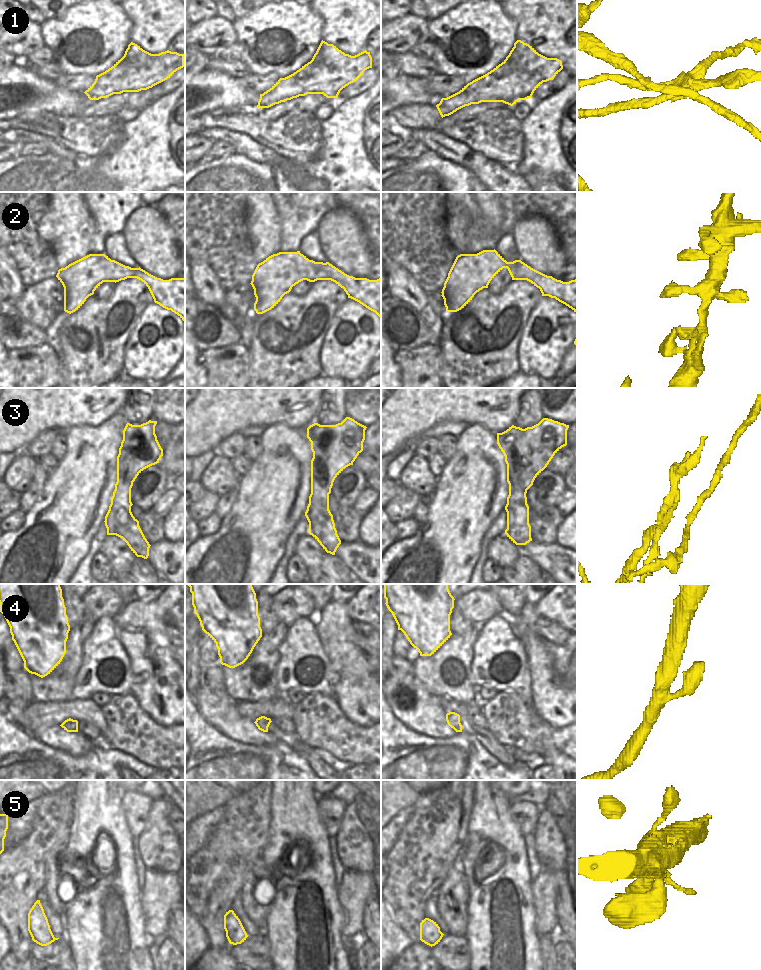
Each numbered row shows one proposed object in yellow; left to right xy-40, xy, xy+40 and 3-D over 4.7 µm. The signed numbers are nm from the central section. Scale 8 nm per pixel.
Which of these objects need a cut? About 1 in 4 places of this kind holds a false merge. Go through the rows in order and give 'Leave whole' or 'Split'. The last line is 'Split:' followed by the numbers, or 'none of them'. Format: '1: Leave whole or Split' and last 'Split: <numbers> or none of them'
1: Split
2: Leave whole
3: Split
4: Leave whole
5: Leave whole
Split: 1, 3

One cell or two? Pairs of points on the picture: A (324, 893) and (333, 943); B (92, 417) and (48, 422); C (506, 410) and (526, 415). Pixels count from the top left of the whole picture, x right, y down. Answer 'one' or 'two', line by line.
A: one
B: one
C: two

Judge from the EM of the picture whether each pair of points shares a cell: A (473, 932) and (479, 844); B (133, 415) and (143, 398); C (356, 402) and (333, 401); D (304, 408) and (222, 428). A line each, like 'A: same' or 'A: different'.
A: same
B: same
C: different
D: same

